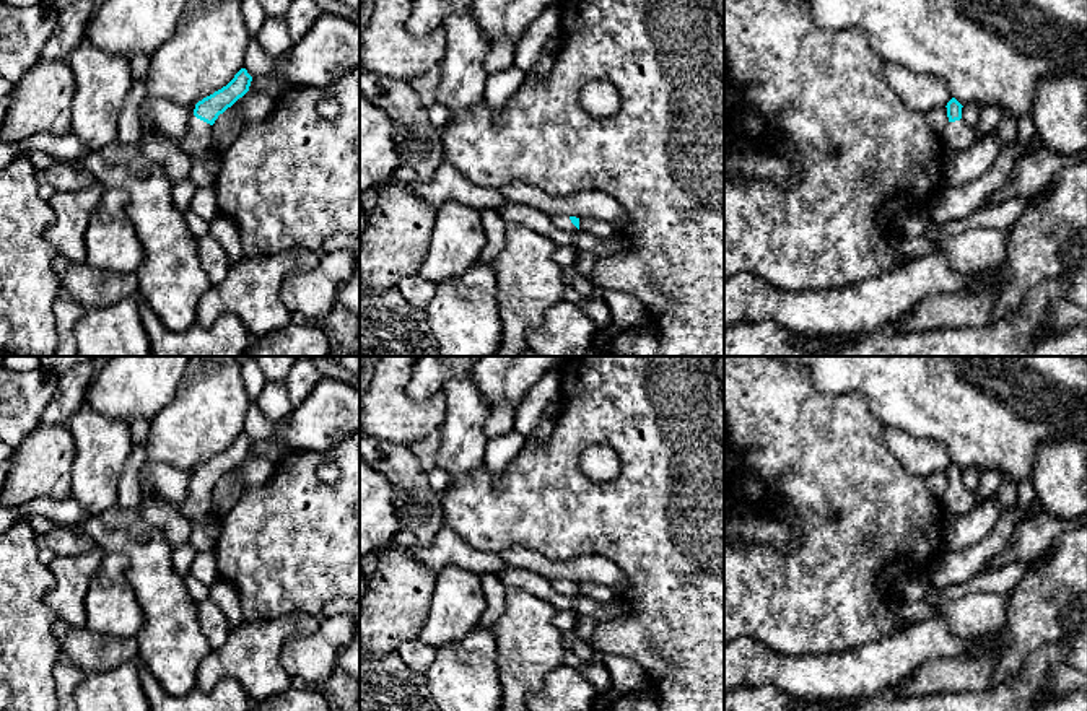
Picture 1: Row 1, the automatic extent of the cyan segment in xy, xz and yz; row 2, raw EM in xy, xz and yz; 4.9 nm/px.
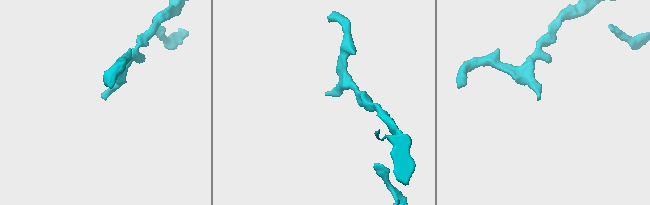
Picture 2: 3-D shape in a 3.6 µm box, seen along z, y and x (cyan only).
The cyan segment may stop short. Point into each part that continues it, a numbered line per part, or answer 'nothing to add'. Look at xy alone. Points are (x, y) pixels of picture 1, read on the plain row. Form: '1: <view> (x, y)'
1: xy (197, 505)

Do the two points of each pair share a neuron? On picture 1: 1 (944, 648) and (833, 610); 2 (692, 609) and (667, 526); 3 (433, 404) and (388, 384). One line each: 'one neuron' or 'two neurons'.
1: two neurons
2: one neuron
3: one neuron

